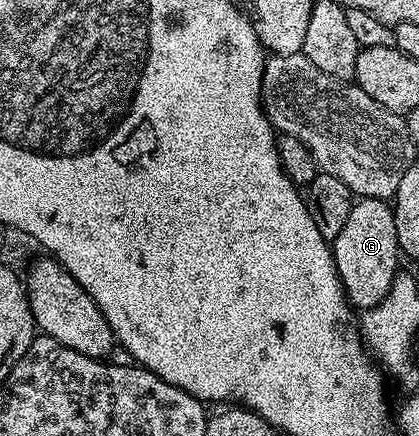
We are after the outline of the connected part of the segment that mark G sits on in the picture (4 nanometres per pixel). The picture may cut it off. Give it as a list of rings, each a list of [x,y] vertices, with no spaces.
[[[365,197],[354,201],[351,215],[331,247],[350,304],[359,310],[373,308],[388,294],[399,271],[401,251],[392,205],[386,200]]]

